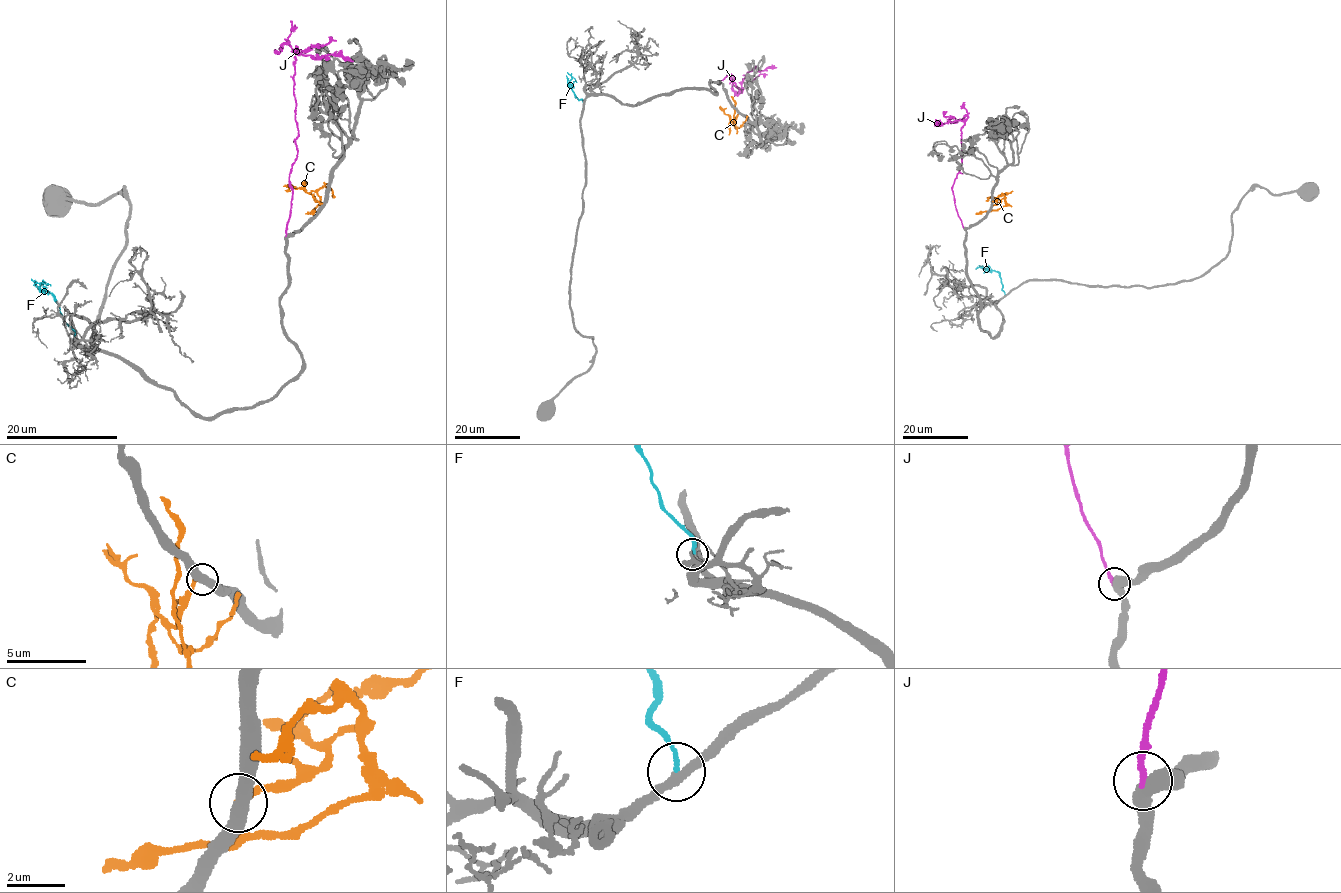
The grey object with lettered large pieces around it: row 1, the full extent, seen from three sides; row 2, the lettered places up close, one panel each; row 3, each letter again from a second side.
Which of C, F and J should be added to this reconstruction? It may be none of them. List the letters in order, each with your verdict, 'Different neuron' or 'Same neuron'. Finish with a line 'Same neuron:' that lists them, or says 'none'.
C: Different neuron
F: Same neuron
J: Different neuron
Same neuron: F

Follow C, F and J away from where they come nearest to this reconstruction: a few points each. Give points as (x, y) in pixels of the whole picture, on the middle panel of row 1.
C: (740, 113), (733, 124), (737, 127), (734, 118), (735, 100), (731, 96)
F: (583, 102), (570, 86), (573, 77), (576, 82)
J: (720, 82), (730, 73), (739, 91), (747, 73), (754, 68), (776, 67)

